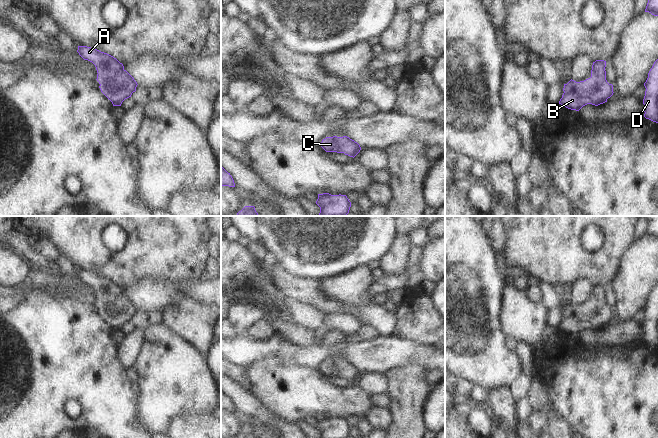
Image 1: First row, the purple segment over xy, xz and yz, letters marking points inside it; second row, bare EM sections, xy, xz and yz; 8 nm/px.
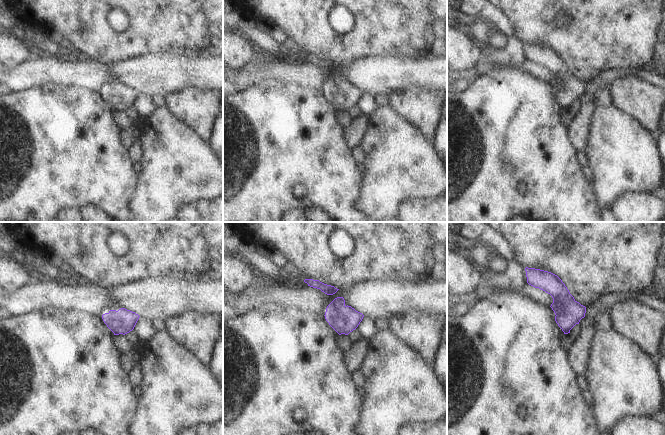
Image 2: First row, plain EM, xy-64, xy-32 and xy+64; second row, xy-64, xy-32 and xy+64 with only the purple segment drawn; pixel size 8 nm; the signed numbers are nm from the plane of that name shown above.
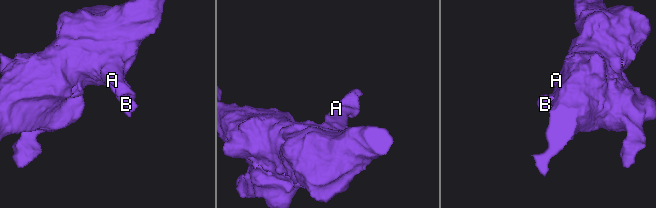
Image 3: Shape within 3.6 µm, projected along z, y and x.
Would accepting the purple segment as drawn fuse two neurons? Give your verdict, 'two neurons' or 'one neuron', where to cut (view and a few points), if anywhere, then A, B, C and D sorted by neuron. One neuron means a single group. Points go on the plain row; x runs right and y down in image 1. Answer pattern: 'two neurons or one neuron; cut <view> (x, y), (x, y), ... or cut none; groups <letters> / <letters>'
one neuron; cut none; groups A B C D

